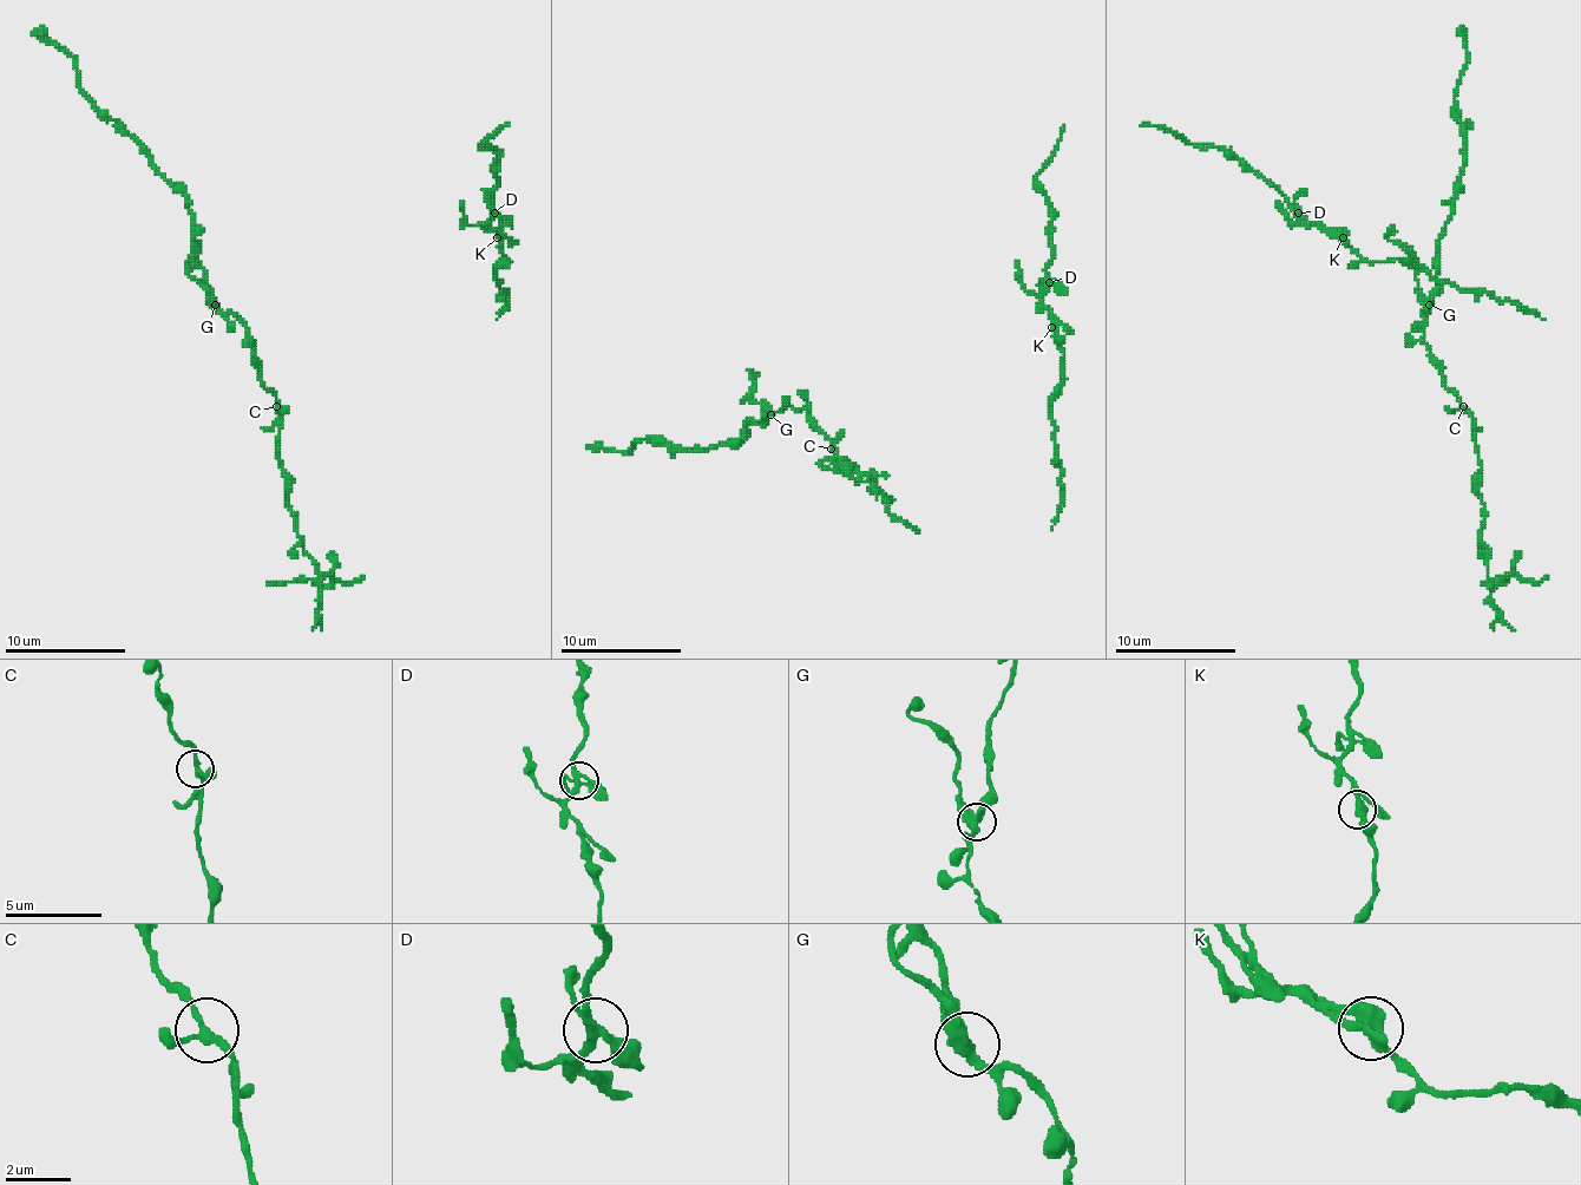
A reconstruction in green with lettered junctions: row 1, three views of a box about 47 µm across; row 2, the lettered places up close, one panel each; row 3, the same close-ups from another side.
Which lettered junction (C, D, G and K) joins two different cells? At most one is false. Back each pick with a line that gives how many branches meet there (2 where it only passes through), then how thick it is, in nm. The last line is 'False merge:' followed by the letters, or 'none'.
G: 3 branches meet; 360 nm thick
False merge: G

